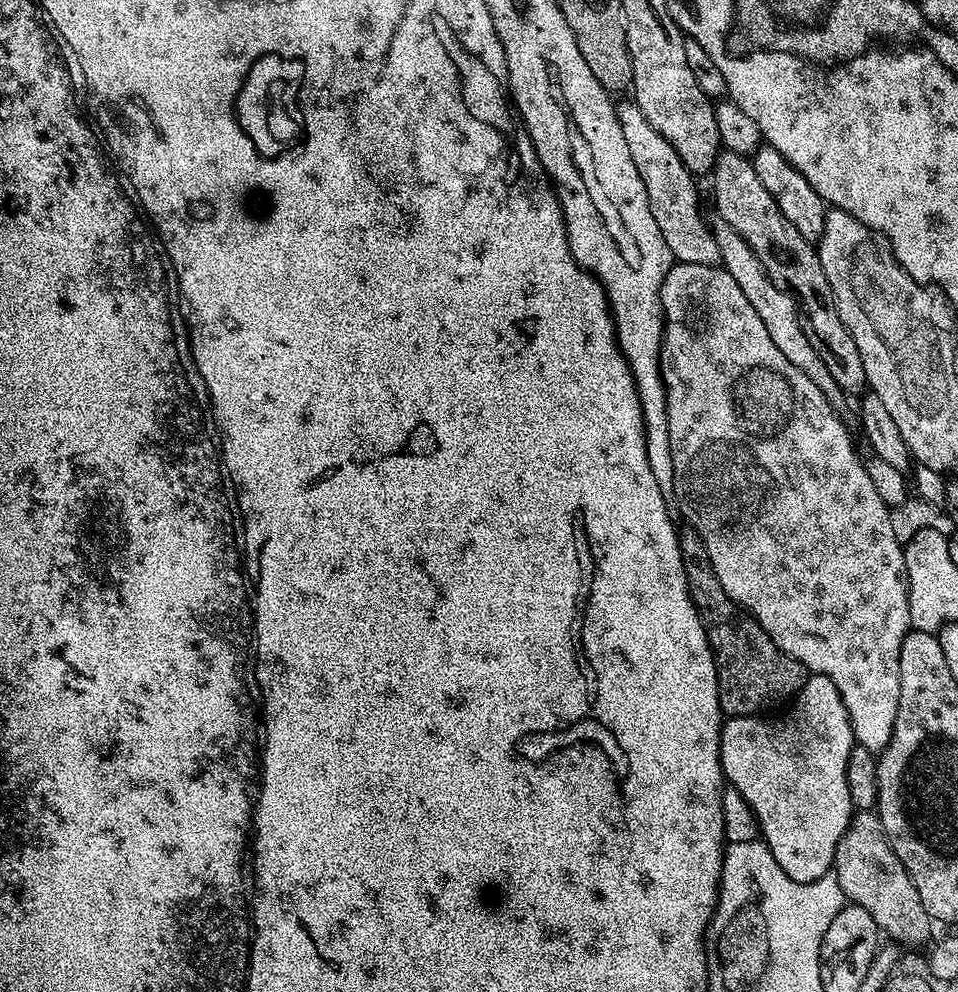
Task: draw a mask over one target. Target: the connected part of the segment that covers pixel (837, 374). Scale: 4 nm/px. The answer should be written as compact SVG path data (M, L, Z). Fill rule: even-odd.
M721 151L716 165L712 167L710 179L712 196L716 199L716 212L725 220L721 221L733 228L750 246L750 250L758 254L758 262L762 262L766 274L770 274L770 282L774 282L778 290L792 295L800 311L802 330L806 330L810 346L818 350L818 358L826 362L830 378L838 382L845 394L863 393L868 379L862 366L862 354L858 354L858 346L854 346L854 338L850 338L850 330L846 330L834 306L834 294L822 270L820 253L813 241L802 238L798 229L789 220L782 218L778 202L770 194L770 190L762 186L762 178L754 174L754 166L749 157Z

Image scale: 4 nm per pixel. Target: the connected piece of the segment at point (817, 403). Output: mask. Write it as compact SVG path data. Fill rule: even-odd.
M673 263L672 267L664 275L664 281L660 287L660 305L664 311L664 341L660 347L660 373L664 379L664 389L666 390L666 418L670 426L670 448L674 454L674 486L672 487L672 492L674 496L680 499L680 512L684 515L685 520L683 523L695 530L702 538L702 542L706 546L706 554L714 566L714 574L716 575L716 583L719 591L723 595L725 592L734 603L741 604L744 607L743 611L751 616L753 620L757 620L762 628L766 630L766 634L770 634L772 641L790 658L794 658L797 662L804 665L809 673L825 676L834 682L834 686L840 692L842 702L848 711L856 744L866 746L866 750L870 750L873 754L879 754L883 752L884 747L890 742L894 718L898 714L900 651L902 650L902 642L906 638L912 622L910 618L910 606L908 605L908 581L904 570L904 544L902 540L896 537L896 528L892 525L891 514L888 513L891 512L890 506L886 502L882 502L882 497L878 495L878 490L874 490L874 482L870 482L868 465L863 459L860 461L860 456L856 453L856 448L852 445L852 438L848 434L848 428L840 421L841 413L832 407L832 403L822 394L822 390L818 390L818 386L814 386L814 382L810 382L810 378L806 374L802 374L802 370L798 370L798 366L794 366L794 362L787 360L782 354L782 350L778 350L778 346L774 346L774 341L770 338L770 333L766 330L764 323L762 323L762 318L758 318L758 310L754 310L754 306L750 306L746 294L742 294L741 288L738 287L738 282L734 282L734 278L730 278L730 274L725 268L715 264Z

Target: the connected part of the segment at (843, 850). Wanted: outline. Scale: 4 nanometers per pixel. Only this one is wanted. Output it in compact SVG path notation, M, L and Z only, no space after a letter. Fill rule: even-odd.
M857 811L848 824L846 834L838 842L834 875L838 886L842 886L845 901L862 906L874 918L877 928L889 941L897 945L929 943L928 935L934 927L927 910L922 906L922 898L918 898L918 890L914 890L914 882L910 882L910 874L898 862L898 854L890 846L886 834L882 830L882 822L875 811Z

